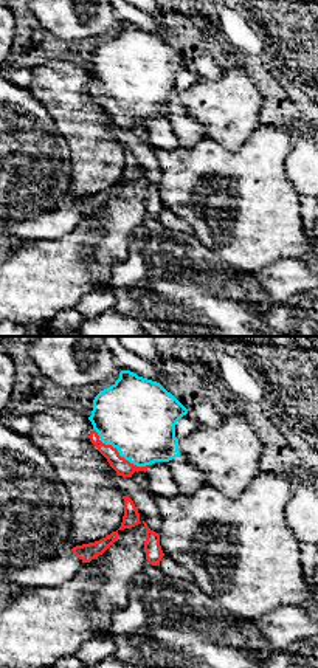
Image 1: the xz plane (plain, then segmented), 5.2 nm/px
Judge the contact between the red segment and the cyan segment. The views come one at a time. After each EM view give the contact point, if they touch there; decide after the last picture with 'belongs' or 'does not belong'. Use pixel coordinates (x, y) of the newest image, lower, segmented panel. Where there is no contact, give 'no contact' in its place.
(118, 453)

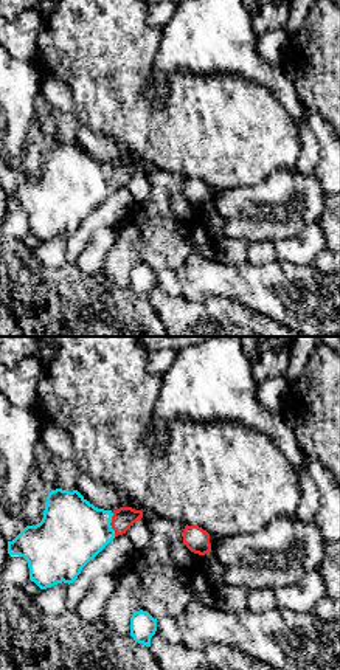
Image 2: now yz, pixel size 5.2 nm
(111, 524)

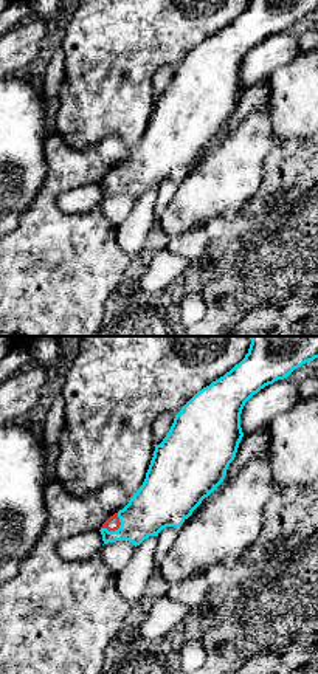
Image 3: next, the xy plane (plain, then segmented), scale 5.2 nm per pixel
(117, 529)

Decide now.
belongs

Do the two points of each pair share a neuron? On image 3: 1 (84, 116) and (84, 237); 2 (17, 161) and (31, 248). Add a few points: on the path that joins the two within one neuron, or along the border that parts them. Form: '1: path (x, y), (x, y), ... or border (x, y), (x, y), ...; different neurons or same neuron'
1: border (55, 130), (75, 149), (118, 138); different neurons
2: border (45, 177), (41, 189), (20, 214), (16, 228); different neurons

